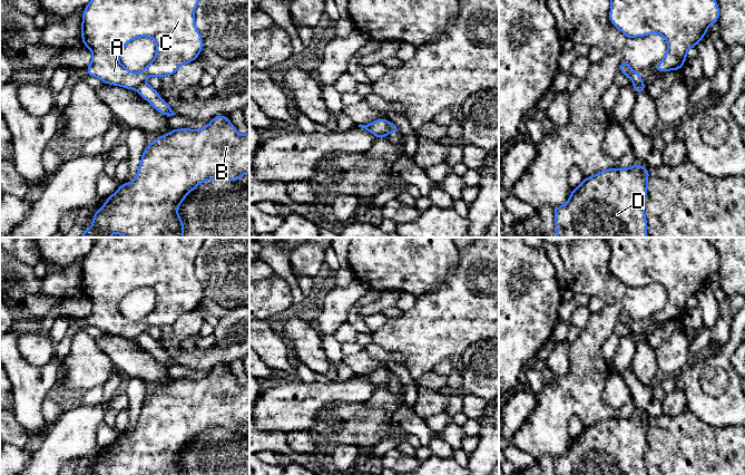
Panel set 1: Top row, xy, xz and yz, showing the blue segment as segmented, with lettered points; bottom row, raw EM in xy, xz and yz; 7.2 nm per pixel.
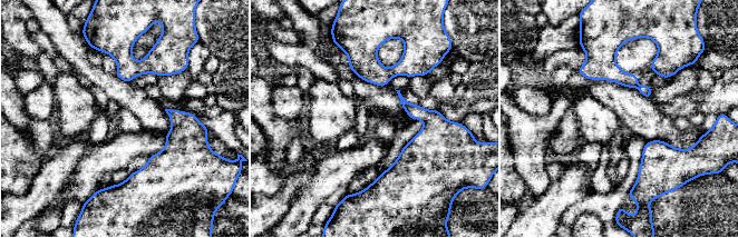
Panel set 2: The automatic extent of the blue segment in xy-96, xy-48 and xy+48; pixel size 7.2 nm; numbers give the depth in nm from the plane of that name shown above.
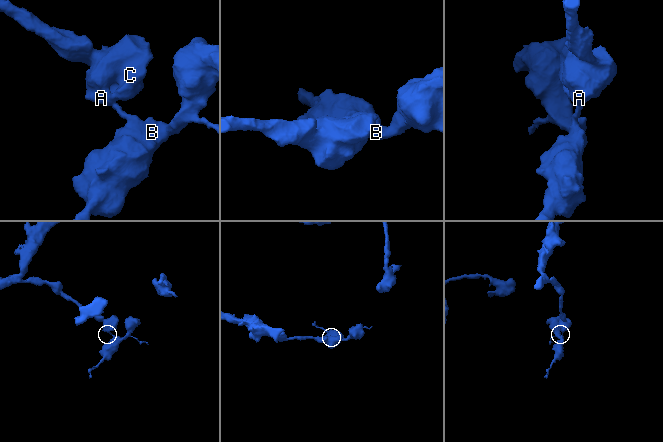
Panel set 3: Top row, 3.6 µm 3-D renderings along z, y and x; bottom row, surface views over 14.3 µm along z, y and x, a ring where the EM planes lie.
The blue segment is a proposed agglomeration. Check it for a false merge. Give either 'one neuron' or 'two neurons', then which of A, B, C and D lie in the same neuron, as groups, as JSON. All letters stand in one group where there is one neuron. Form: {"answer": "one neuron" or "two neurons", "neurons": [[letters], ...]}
{"answer": "two neurons", "neurons": [["A", "C"], ["B", "D"]]}

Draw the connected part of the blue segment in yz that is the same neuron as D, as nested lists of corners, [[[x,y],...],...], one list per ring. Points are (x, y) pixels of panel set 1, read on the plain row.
[[[634,413],[630,418],[609,418],[592,426],[572,439],[567,453],[553,458],[555,475],[647,475],[645,448],[649,418]]]

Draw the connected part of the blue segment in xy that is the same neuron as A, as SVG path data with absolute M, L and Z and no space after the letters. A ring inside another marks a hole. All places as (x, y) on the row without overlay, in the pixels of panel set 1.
M96 238L81 266L82 294L92 303L92 310L86 318L88 326L133 340L146 327L173 326L180 316L197 309L204 292L195 275L195 259L205 239ZM139 287L153 288L156 303L154 310L137 323L124 317L118 306L126 294Z

